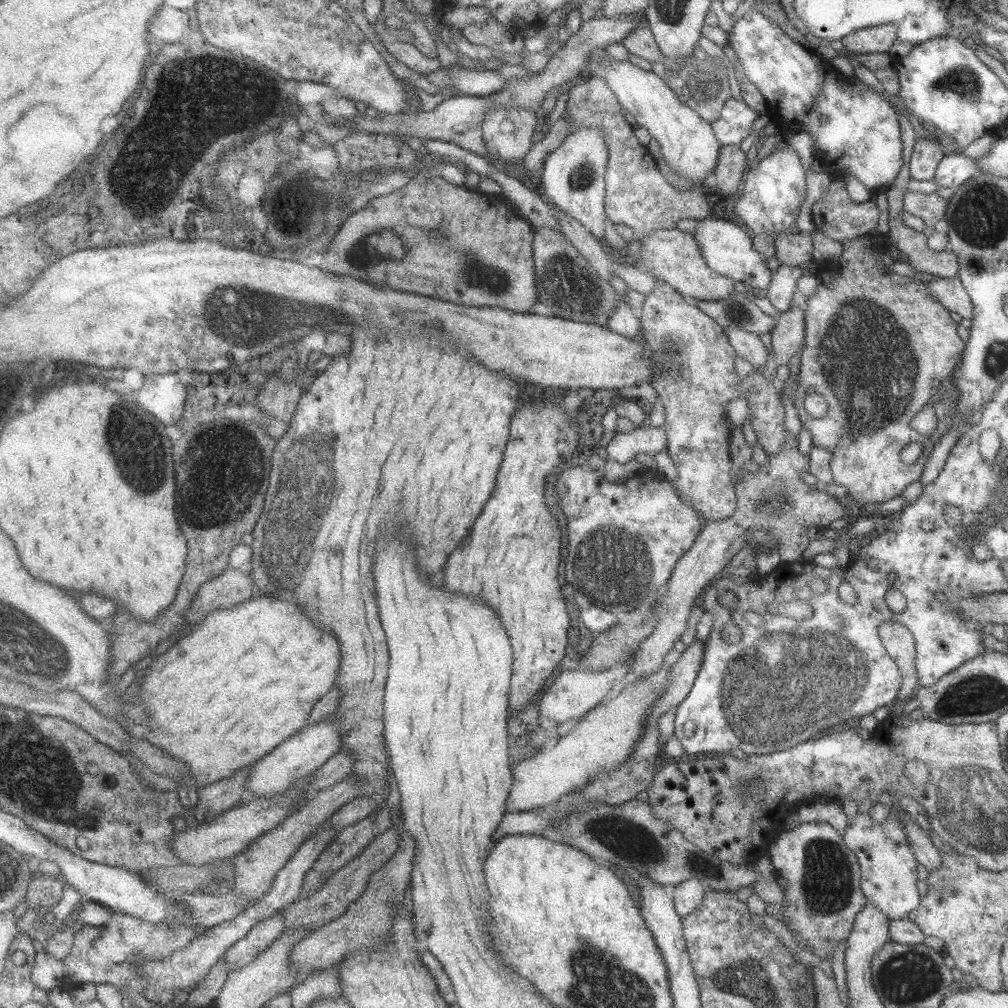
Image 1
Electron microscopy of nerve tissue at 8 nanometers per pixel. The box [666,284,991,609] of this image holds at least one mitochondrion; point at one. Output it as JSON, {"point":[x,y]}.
{"point":[864,349]}

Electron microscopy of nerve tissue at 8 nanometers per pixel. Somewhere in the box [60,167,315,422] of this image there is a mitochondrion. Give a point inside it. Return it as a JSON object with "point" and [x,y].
{"point":[229,313]}

